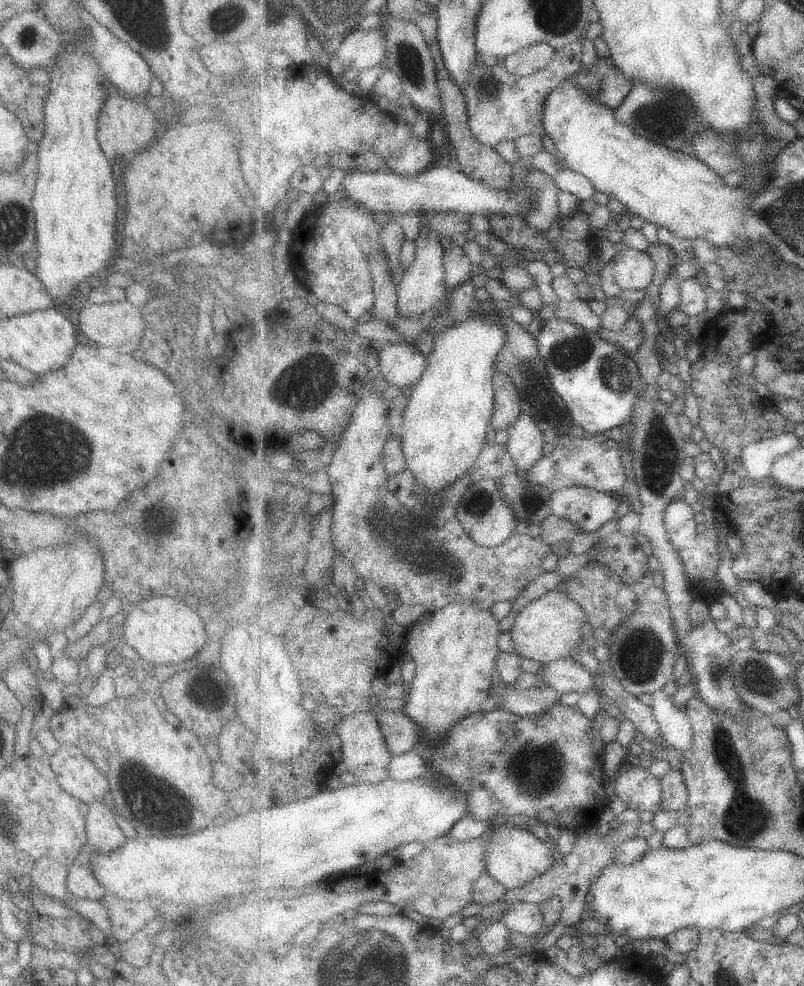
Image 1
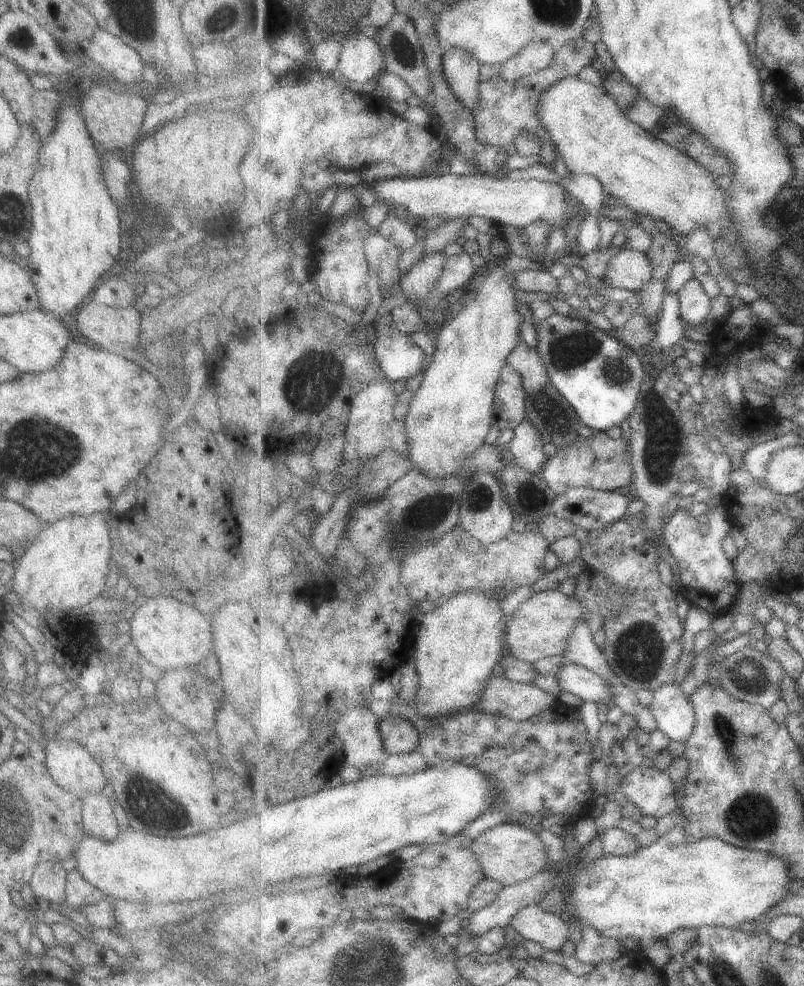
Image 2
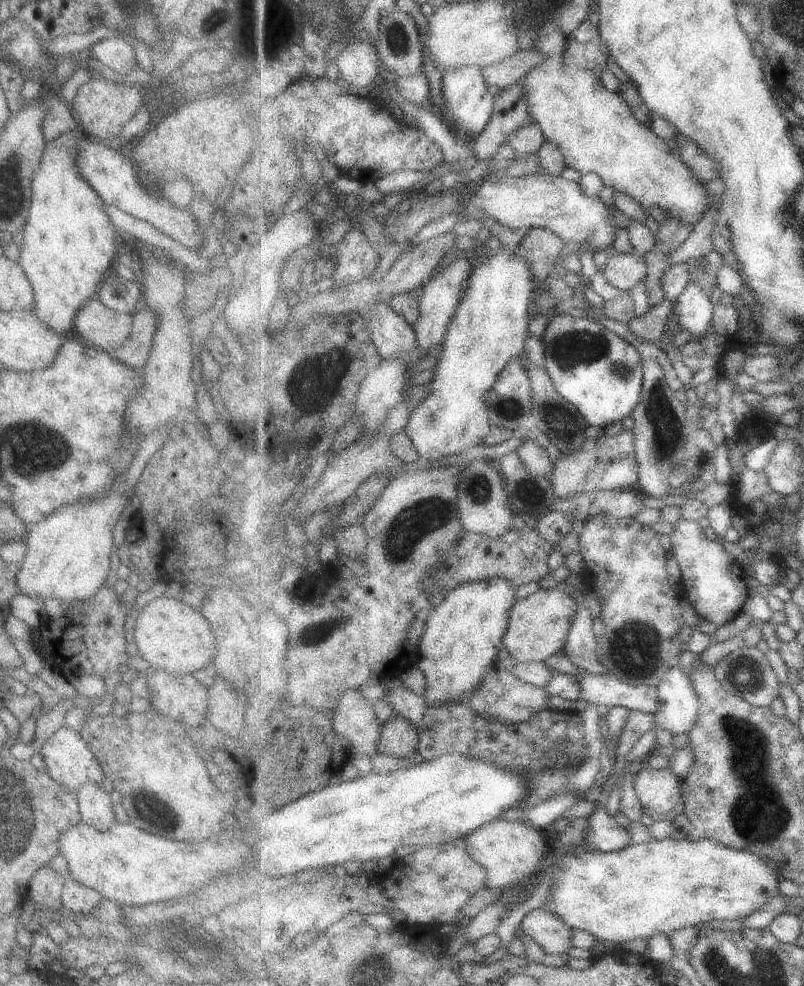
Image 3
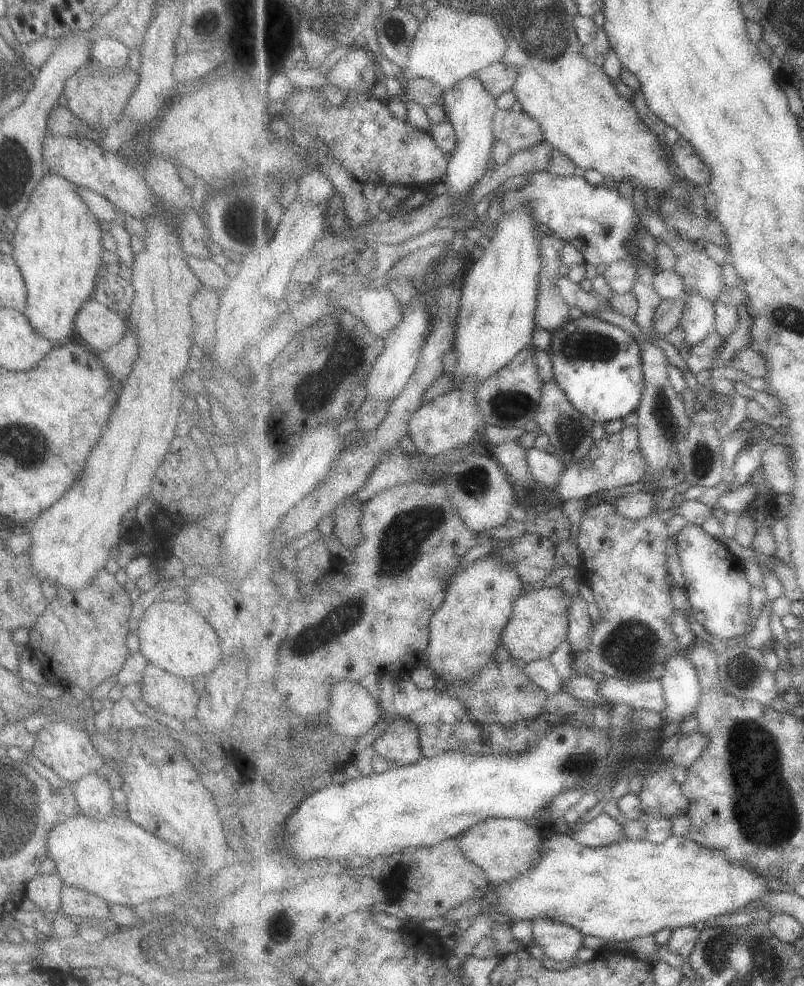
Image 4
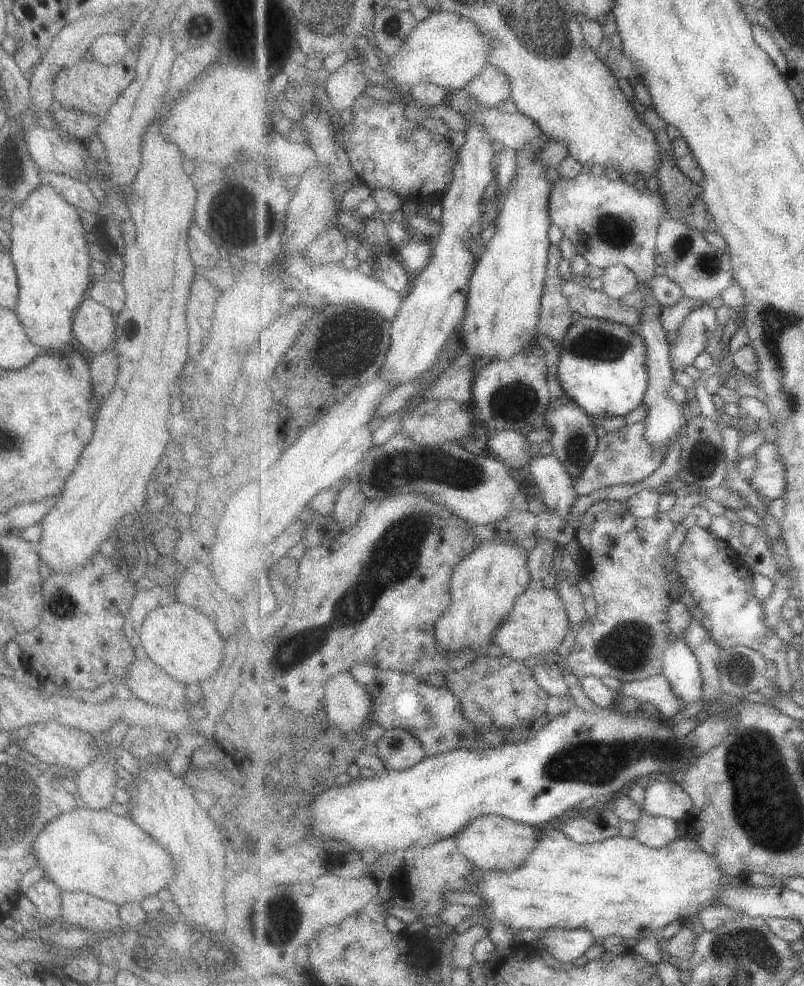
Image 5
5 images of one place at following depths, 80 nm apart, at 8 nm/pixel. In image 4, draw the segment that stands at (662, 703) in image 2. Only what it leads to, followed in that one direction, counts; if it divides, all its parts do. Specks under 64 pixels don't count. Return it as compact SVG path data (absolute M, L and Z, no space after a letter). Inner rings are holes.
M686 652L684 653L666 659L667 668L658 679L665 692L666 705L659 711L659 714L663 715L665 725L679 726L689 718L695 718L702 703L698 672Z

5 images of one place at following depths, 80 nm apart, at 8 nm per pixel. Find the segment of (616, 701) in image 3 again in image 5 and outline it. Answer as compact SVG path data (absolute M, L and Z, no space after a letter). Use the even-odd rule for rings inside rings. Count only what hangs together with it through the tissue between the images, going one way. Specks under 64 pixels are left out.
M662 674L655 677L649 677L648 679L643 679L642 681L627 681L622 682L621 688L617 689L619 692L619 698L636 698L640 703L647 702L647 704L652 704L655 708L658 708L663 717L670 720L672 716L675 716L677 712L683 710L684 703L673 690L672 684L665 680Z

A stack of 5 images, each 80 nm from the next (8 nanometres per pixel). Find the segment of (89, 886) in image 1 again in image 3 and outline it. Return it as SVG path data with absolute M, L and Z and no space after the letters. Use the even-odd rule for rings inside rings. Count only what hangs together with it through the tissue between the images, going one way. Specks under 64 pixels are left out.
M65 875L60 892L61 910L69 917L75 914L89 916L92 910L99 906L102 896L93 889L74 881L69 875Z

